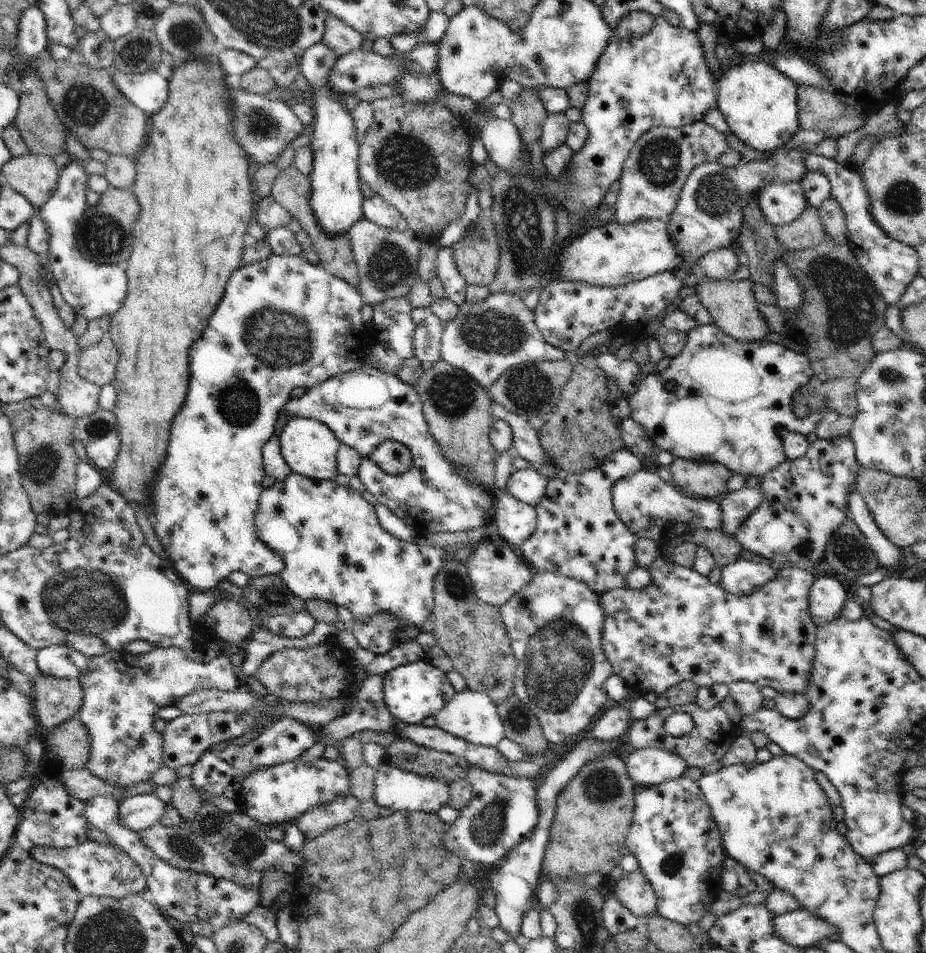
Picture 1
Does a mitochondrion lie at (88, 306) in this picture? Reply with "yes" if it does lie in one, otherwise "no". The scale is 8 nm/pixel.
no

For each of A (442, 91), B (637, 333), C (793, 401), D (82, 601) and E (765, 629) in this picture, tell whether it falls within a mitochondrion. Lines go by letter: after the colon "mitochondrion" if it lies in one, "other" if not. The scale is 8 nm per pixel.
A: other
B: other
C: other
D: mitochondrion
E: other

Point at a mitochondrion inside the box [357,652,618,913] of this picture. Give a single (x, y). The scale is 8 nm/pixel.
(488, 825)

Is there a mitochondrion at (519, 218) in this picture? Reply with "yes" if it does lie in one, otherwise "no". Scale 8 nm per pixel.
yes

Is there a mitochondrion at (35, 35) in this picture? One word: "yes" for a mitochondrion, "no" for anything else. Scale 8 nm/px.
no

